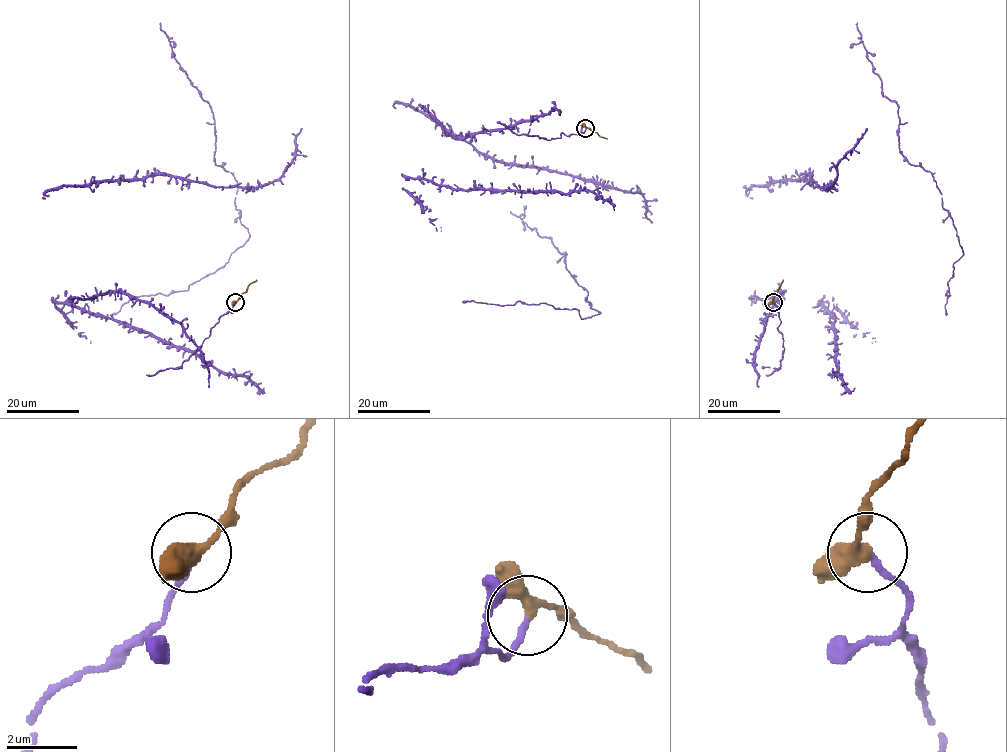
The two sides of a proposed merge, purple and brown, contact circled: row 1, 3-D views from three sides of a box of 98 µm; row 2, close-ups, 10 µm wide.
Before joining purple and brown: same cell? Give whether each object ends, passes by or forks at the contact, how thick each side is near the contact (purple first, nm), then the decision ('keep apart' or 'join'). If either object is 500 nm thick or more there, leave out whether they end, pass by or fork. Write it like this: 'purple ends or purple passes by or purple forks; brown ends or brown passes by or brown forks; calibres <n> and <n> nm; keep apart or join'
purple ends; brown passes by; calibres 150 and 360 nm; join

